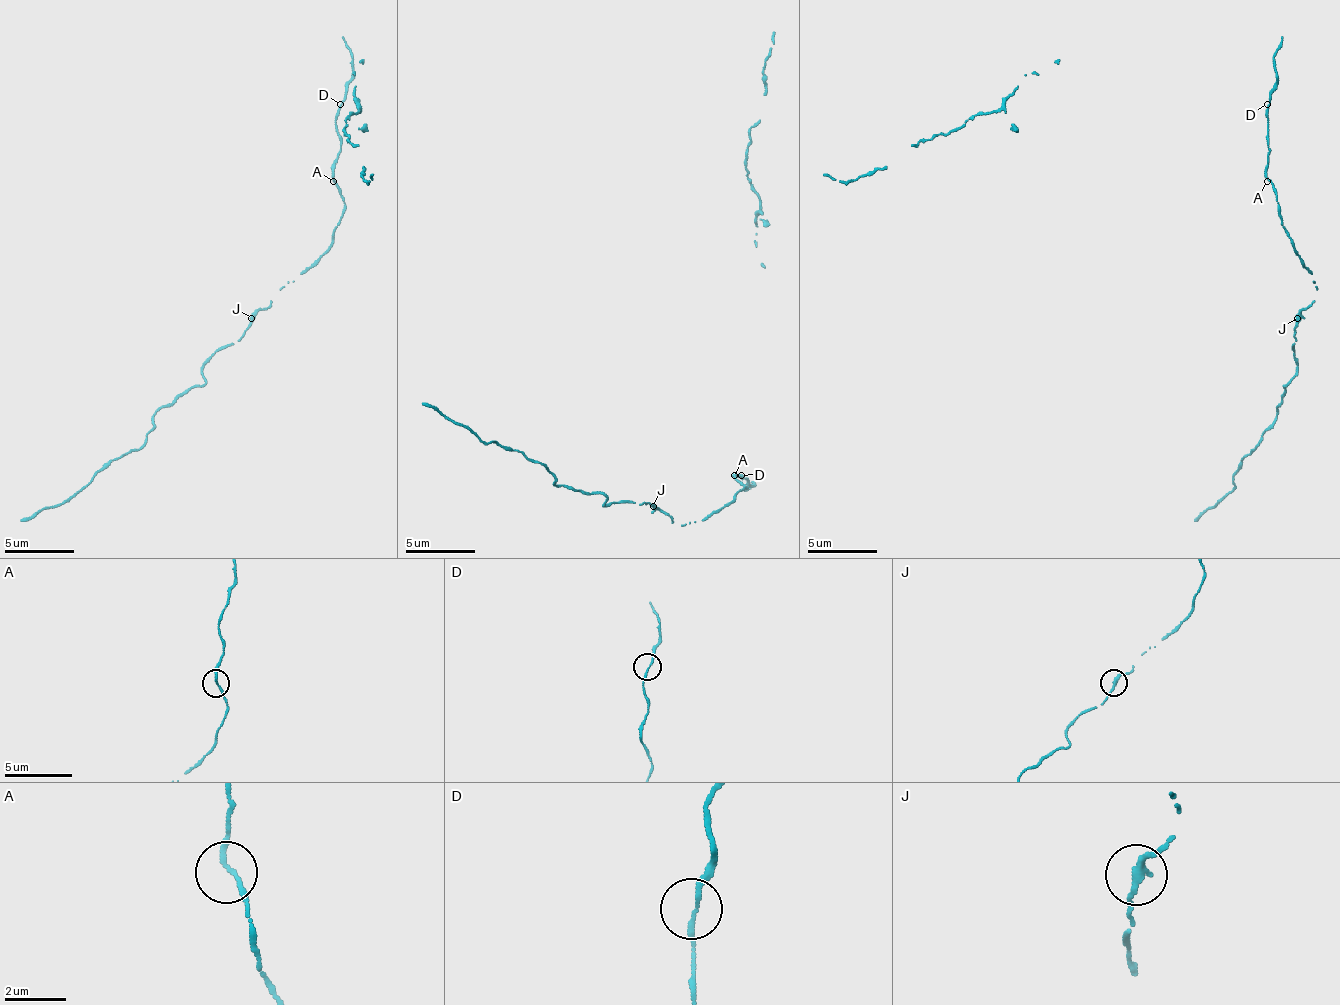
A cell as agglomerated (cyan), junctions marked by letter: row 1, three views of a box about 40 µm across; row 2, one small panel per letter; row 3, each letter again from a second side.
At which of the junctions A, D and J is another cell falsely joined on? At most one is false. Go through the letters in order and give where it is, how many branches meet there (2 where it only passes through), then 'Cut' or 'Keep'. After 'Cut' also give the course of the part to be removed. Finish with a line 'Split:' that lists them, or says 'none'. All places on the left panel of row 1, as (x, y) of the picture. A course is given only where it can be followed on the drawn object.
A: Place: (333, 181). Branches: 2. Keep
D: Place: (340, 104). Branches: 2. Keep
J: Place: (251, 318). Branches: 2. Keep
Split: none

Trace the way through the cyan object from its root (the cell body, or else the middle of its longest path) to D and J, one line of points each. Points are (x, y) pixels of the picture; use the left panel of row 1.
D: (333, 177), (333, 160), (340, 149), (340, 132), (336, 128), (340, 104)
J: (333, 177), (343, 198), (333, 244), (252, 317)

